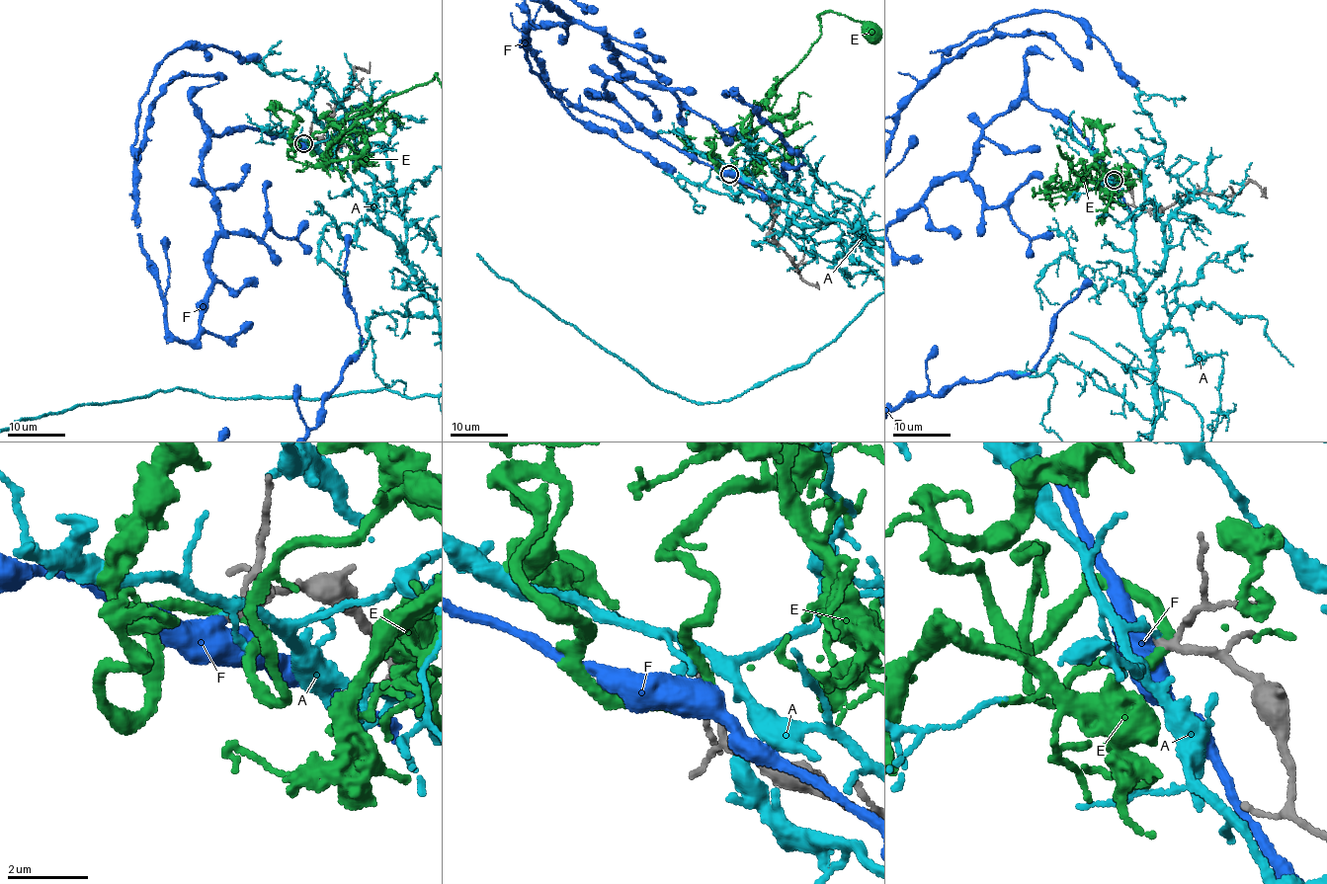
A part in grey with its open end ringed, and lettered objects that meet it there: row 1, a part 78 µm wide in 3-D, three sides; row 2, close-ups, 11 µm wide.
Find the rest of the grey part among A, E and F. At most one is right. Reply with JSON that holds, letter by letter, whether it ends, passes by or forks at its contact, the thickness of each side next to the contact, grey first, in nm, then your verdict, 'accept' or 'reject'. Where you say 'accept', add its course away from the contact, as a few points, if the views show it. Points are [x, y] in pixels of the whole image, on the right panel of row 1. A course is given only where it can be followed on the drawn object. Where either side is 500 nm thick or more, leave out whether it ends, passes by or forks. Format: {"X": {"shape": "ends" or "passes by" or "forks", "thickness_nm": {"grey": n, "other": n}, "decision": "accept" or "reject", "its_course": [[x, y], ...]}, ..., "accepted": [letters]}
{"A": {"shape": "ends", "thickness_nm": {"grey": 150, "other": 200}, "decision": "reject"}, "E": {"shape": "passes by", "thickness_nm": {"grey": 160, "other": 260}, "decision": "reject"}, "F": {"thickness_nm": {"grey": 140, "other": 600}, "decision": "reject"}, "accepted": []}

